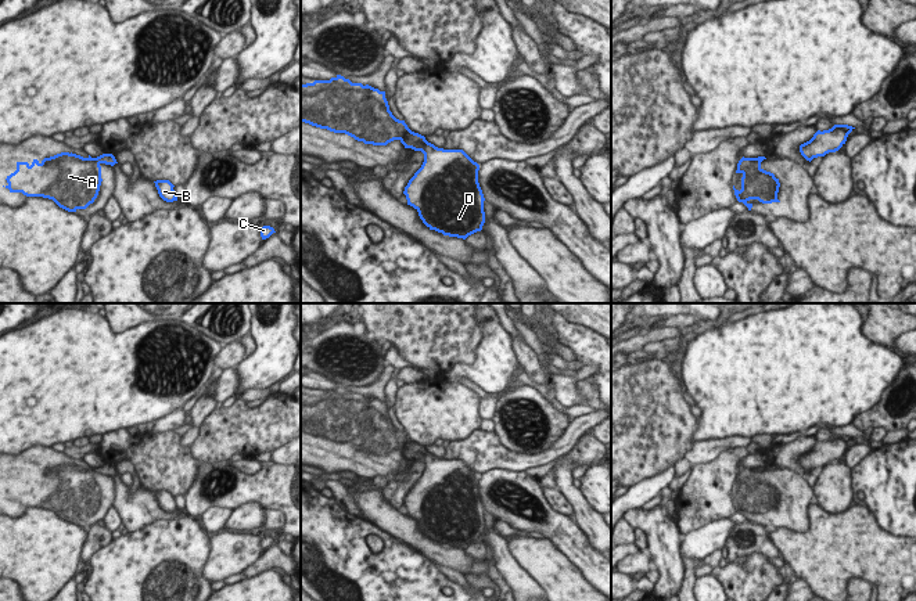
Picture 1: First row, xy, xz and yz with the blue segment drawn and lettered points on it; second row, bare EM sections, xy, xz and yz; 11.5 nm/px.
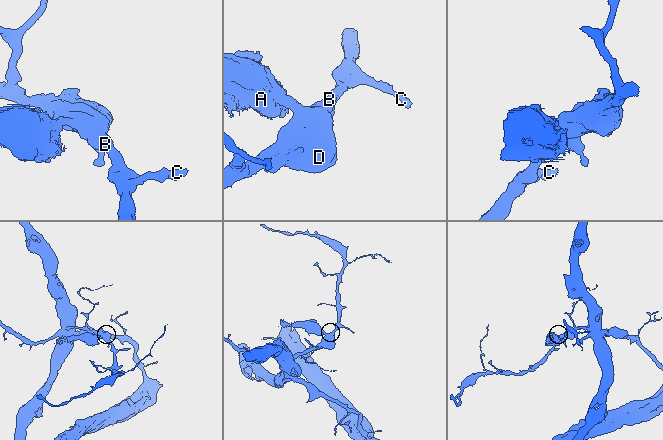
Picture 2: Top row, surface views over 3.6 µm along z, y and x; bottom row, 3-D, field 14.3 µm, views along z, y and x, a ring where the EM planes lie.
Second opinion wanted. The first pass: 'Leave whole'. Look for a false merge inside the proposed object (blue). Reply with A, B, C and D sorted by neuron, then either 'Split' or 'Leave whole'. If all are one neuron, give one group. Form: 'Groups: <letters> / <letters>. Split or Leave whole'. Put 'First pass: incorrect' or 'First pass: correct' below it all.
Groups: A / B C D. Split
First pass: incorrect

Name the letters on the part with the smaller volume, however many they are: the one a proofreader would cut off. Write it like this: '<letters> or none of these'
A

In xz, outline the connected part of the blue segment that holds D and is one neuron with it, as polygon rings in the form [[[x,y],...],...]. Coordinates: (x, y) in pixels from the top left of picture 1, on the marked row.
[[[407,132],[405,148],[421,151],[424,162],[405,187],[407,205],[413,206],[423,223],[443,235],[466,240],[481,231],[485,223],[484,194],[478,183],[479,165],[463,150],[443,150],[428,143],[424,136]]]

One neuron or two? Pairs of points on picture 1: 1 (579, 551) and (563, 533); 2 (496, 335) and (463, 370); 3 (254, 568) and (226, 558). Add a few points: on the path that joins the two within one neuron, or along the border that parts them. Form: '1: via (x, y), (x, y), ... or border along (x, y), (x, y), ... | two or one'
1: via (575, 547), (567, 537) | one
2: via (495, 346), (474, 369) | one
3: border along (263, 550), (240, 572) | two

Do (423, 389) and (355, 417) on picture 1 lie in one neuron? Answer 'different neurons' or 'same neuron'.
different neurons

